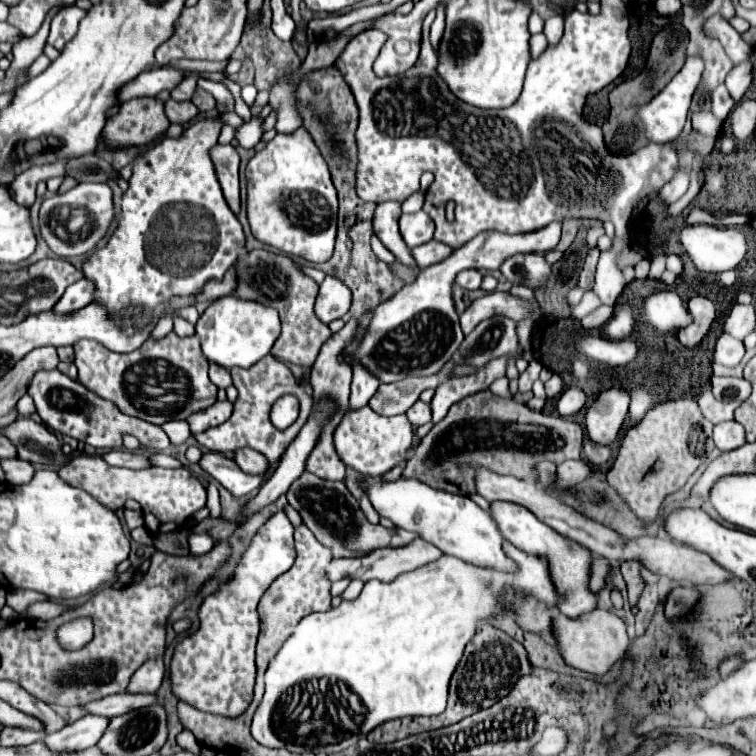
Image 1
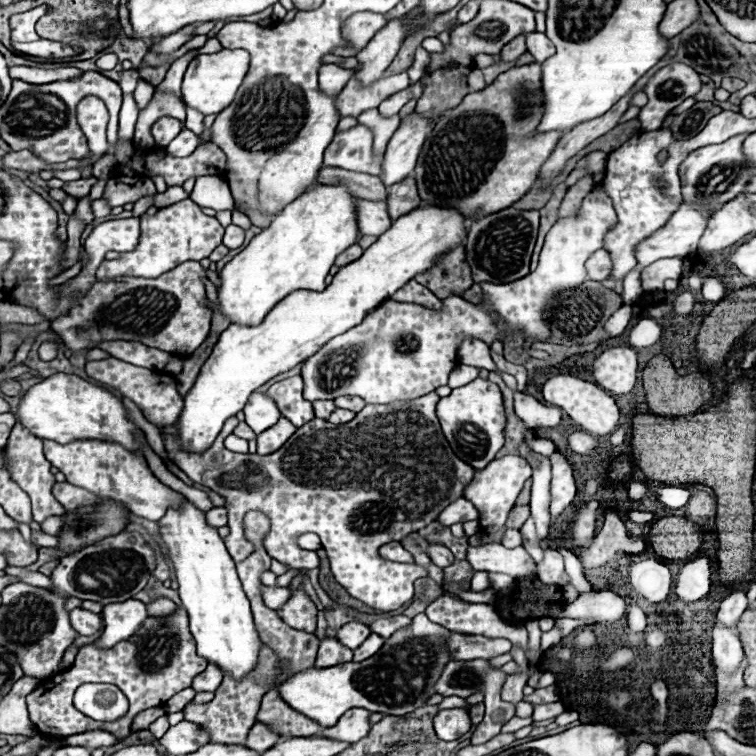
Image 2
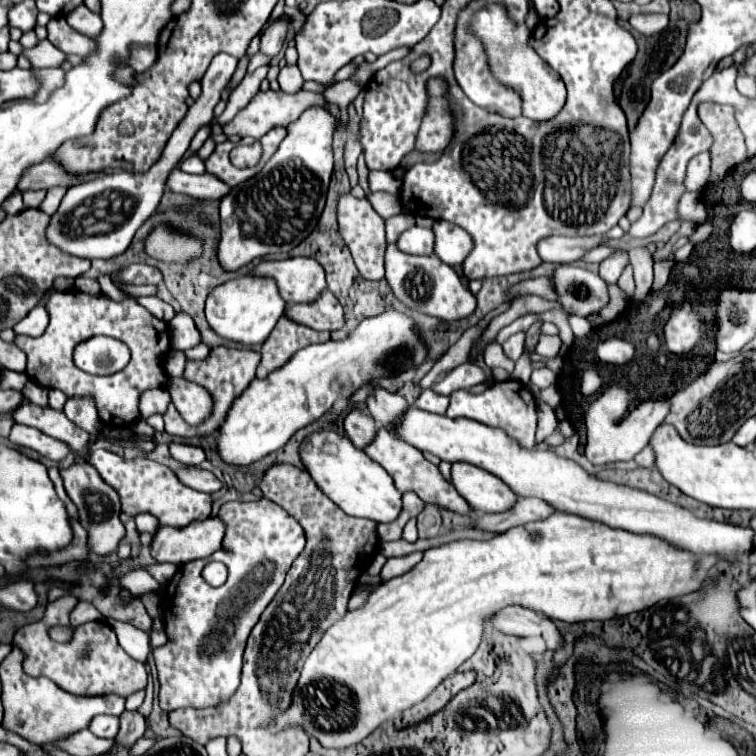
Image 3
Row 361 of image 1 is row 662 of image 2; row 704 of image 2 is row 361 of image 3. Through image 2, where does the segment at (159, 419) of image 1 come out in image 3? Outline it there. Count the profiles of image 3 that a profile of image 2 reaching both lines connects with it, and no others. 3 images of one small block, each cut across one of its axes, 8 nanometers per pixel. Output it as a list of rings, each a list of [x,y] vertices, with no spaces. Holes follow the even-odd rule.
[[[78,290],[68,292],[50,292],[44,308],[48,310],[50,324],[46,332],[38,338],[30,336],[16,336],[14,344],[22,348],[28,356],[28,378],[44,388],[58,388],[66,396],[92,396],[96,400],[98,416],[106,426],[122,428],[124,424],[130,426],[140,416],[138,410],[138,398],[148,388],[162,388],[166,384],[164,366],[160,364],[160,358],[164,352],[168,352],[170,336],[168,336],[168,324],[164,320],[154,318],[144,306],[140,306],[134,298],[124,298],[122,302],[114,302],[104,292],[100,294],[84,294]],[[104,334],[114,336],[132,352],[130,364],[110,376],[90,376],[88,372],[82,372],[76,368],[72,354],[74,348],[82,341]]]

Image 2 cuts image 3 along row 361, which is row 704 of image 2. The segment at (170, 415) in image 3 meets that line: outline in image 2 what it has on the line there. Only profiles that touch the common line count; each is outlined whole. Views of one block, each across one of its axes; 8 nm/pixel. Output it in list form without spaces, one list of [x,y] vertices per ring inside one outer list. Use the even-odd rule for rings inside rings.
[[[262,646],[260,662],[258,662],[256,670],[250,672],[250,676],[246,676],[240,682],[234,682],[230,676],[224,676],[224,682],[216,690],[216,696],[214,696],[212,702],[208,702],[208,704],[188,704],[184,708],[186,720],[198,724],[204,730],[208,730],[210,744],[246,746],[248,732],[256,724],[256,714],[260,710],[260,700],[274,686],[274,682],[278,680],[280,670],[282,670],[282,664],[276,658],[276,654],[268,646]]]

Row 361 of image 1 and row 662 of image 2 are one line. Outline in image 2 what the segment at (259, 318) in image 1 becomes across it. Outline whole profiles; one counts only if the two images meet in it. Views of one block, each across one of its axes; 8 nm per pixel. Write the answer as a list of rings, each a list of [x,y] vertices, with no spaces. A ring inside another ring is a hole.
[[[186,502],[182,510],[168,510],[168,516],[164,516],[158,524],[176,568],[180,584],[178,592],[182,608],[188,612],[198,656],[222,668],[222,674],[230,674],[234,680],[244,680],[244,676],[248,676],[258,664],[262,640],[256,632],[250,602],[236,574],[236,566],[222,538],[216,528],[206,524],[204,512],[190,502]]]

